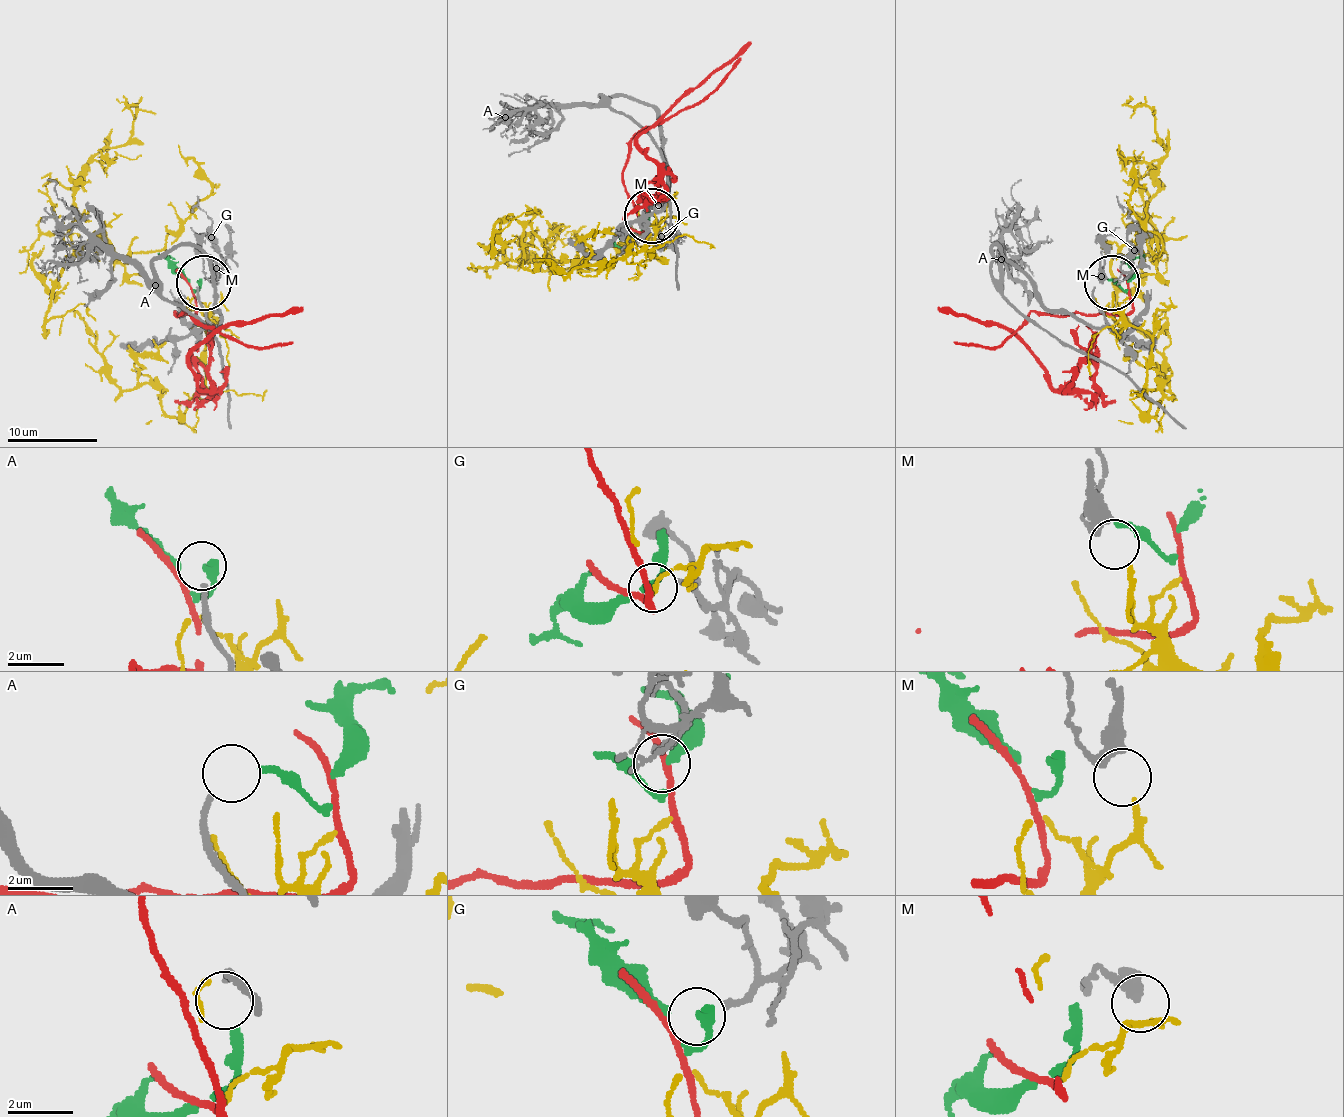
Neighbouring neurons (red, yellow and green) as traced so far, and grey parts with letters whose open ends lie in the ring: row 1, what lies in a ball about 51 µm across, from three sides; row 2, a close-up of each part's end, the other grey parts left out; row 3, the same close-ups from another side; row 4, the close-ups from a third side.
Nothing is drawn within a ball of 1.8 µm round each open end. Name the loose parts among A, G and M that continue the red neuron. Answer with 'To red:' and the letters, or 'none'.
To red: none

